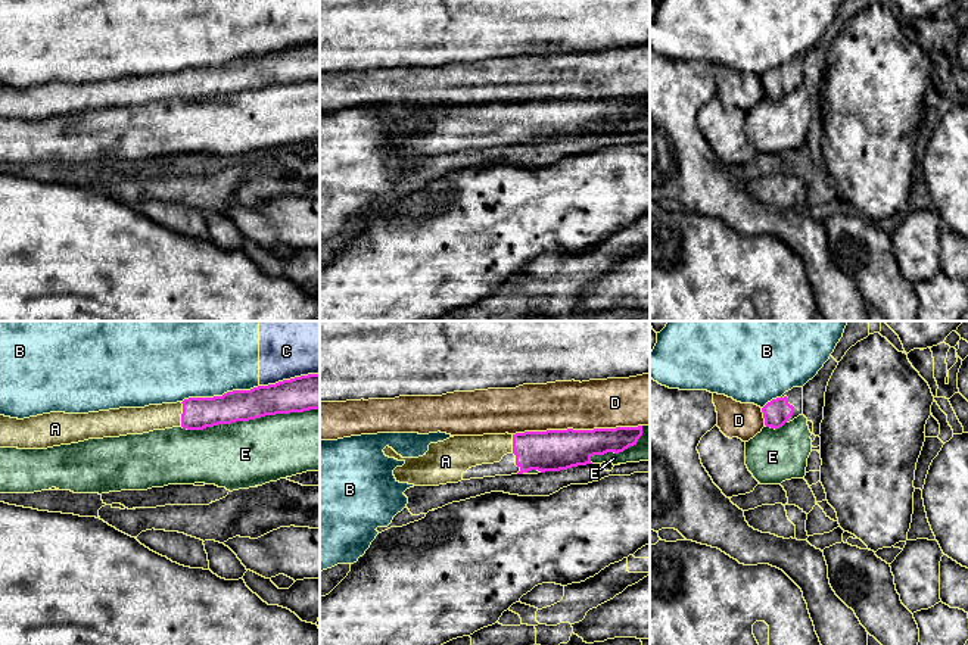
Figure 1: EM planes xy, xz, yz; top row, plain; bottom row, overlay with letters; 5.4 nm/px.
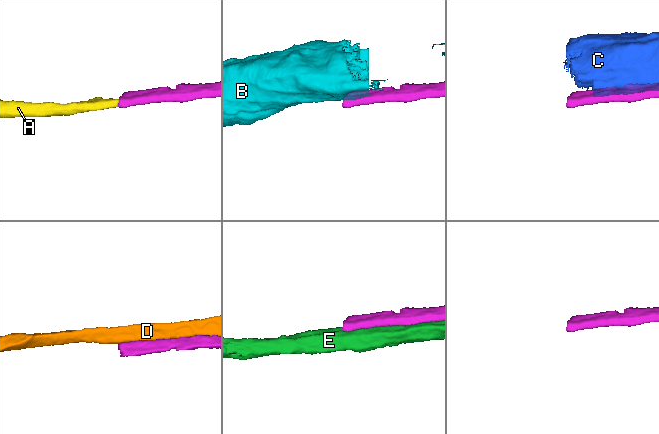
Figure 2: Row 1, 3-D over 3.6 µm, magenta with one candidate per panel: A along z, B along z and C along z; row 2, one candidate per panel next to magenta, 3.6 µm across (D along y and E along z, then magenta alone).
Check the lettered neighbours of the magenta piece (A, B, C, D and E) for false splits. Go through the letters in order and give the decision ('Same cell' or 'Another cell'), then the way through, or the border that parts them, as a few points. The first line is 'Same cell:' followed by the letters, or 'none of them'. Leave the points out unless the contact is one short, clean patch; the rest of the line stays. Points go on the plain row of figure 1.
Same cell: A
A: Same cell. Path across: xy (198, 83), (181, 84), (155, 87)
B: Another cell
C: Another cell
D: Another cell
E: Another cell

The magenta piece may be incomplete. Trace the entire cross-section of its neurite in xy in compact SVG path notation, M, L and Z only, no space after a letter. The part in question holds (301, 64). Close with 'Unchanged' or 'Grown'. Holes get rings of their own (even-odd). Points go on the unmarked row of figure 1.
M308 44L250 60L177 74L119 78L88 84L50 82L24 90L0 85L0 118L47 119L88 109L143 105L183 97L203 100L265 85L320 80L320 44Z. Grown

